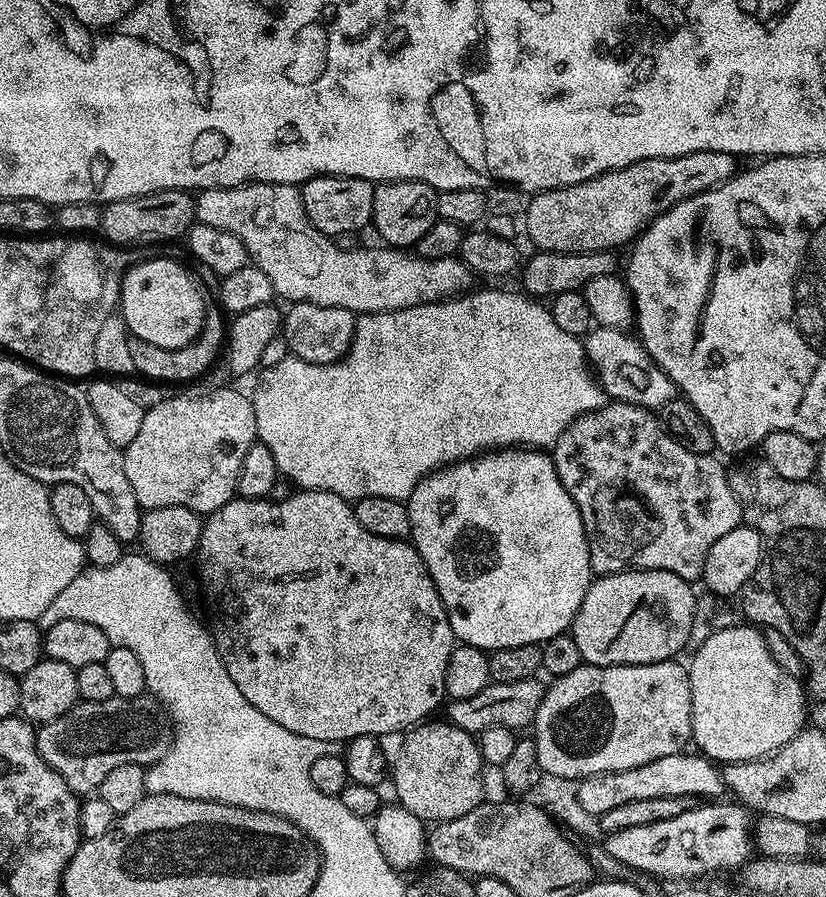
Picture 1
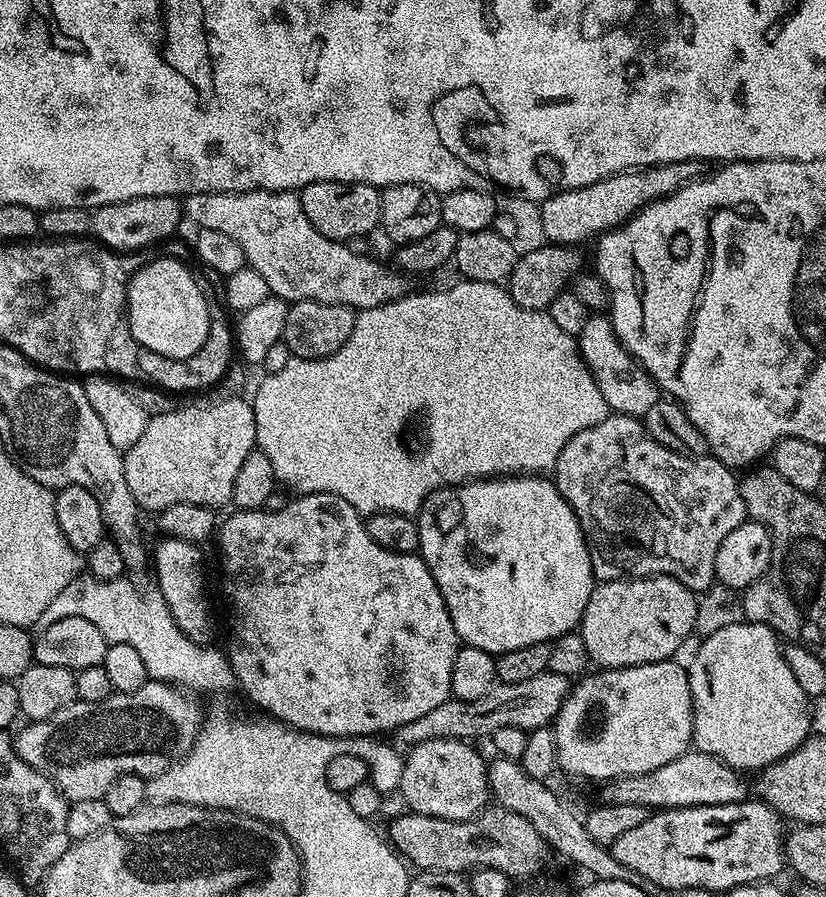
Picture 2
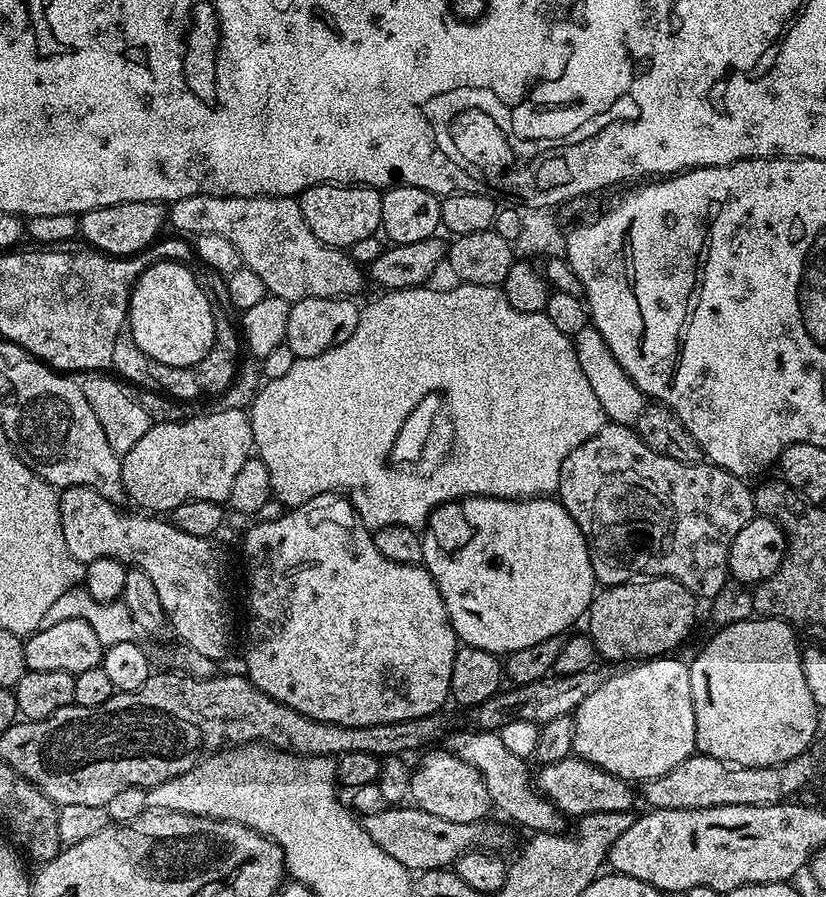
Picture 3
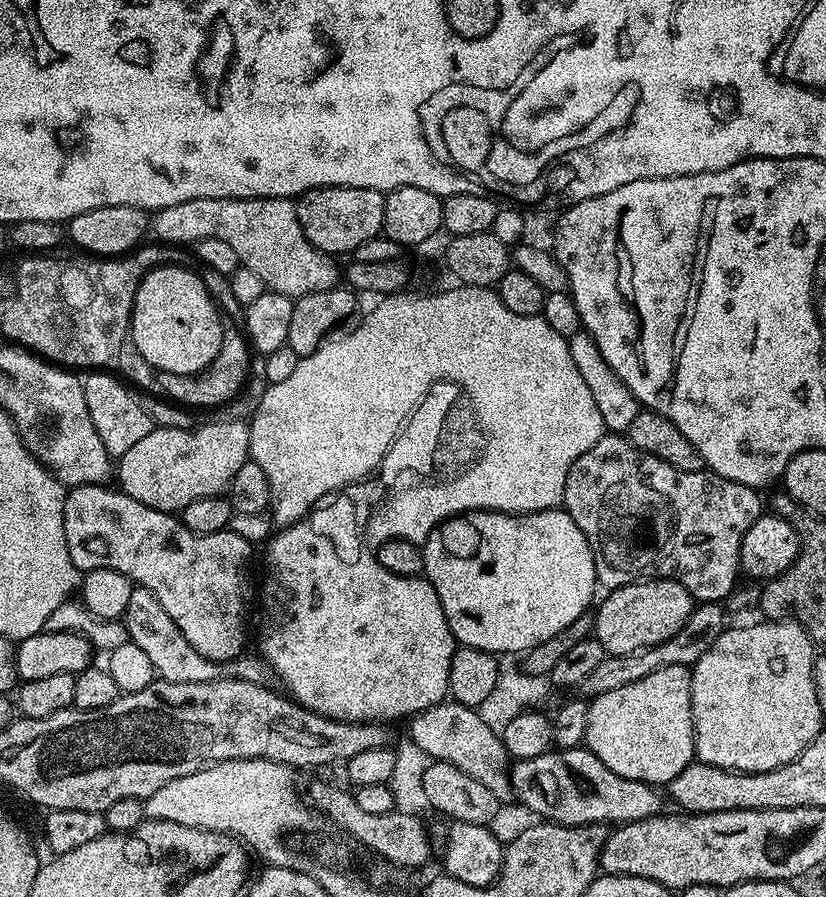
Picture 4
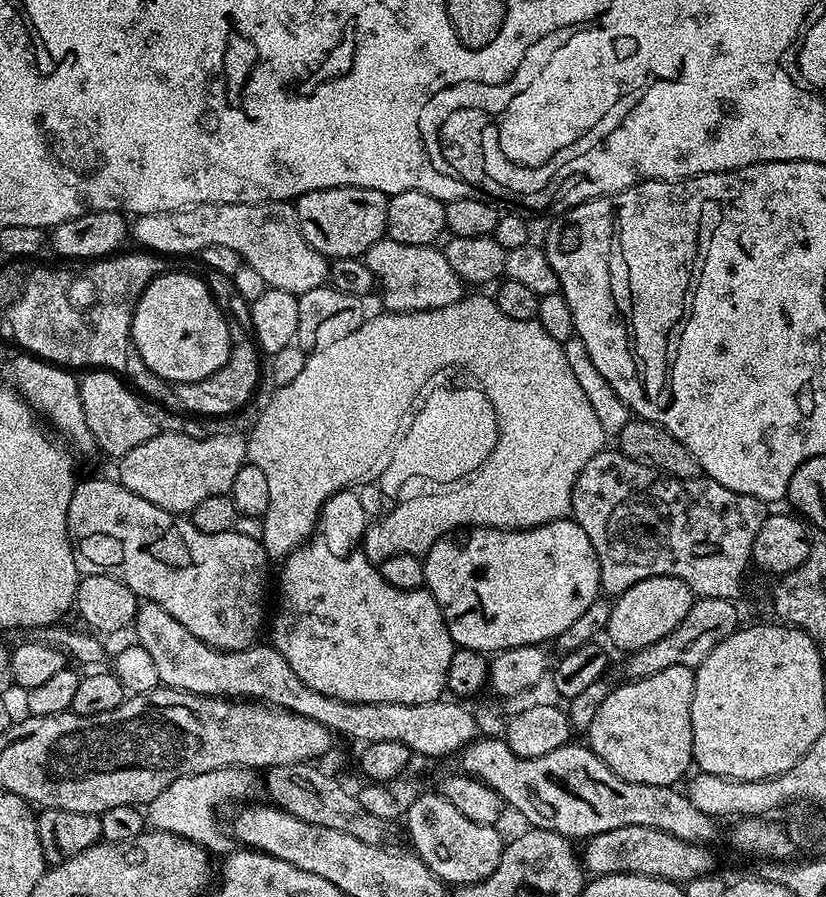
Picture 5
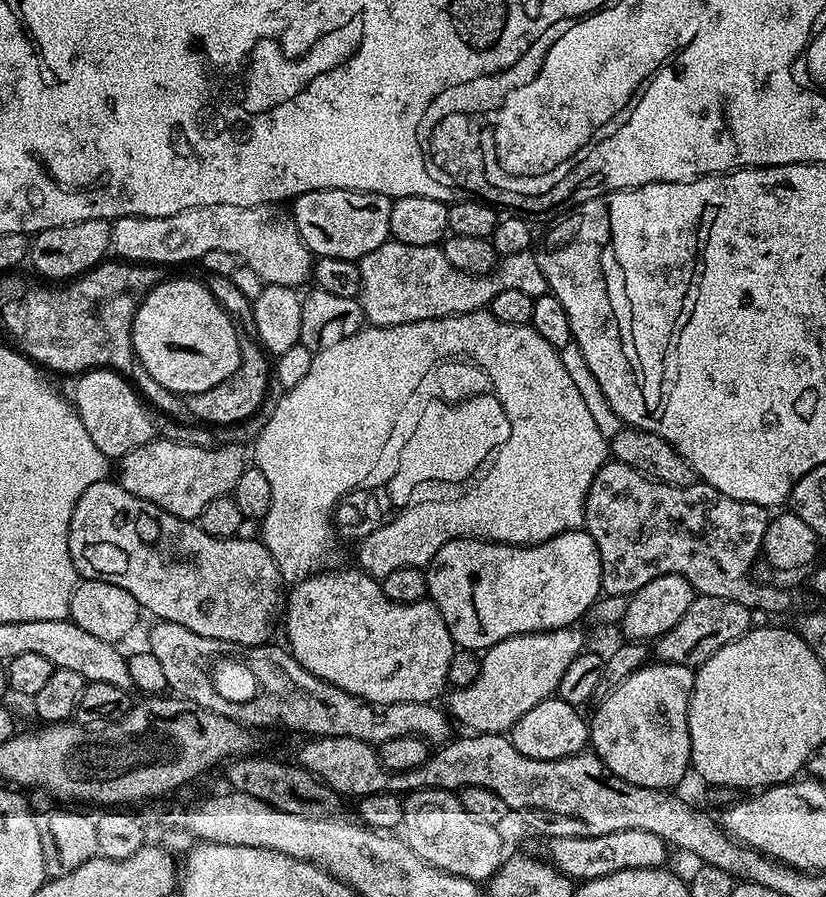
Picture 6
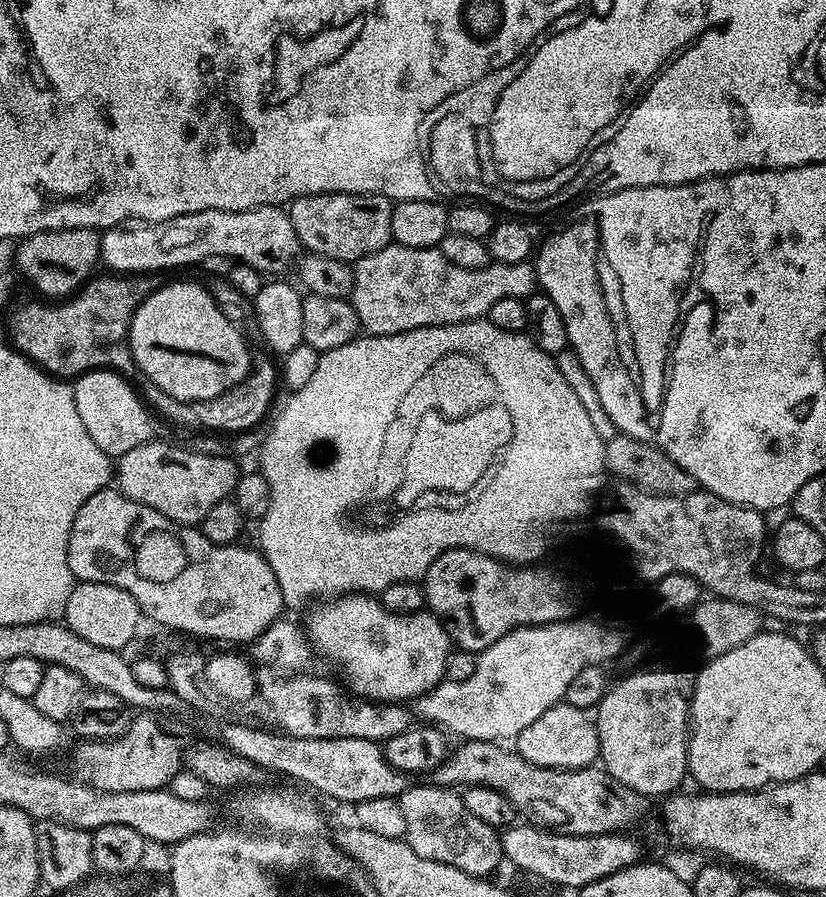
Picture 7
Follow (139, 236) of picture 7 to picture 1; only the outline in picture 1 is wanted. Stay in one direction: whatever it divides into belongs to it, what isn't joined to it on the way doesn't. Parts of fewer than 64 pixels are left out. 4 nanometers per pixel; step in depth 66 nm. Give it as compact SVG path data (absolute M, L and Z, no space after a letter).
M239 184L237 188L205 188L195 193L196 201L196 220L206 226L218 226L218 230L230 230L230 234L238 234L238 238L242 238L242 242L248 251L248 259L258 269L262 270L262 274L266 274L266 278L270 278L270 286L273 293L277 297L285 296L288 302L297 304L317 304L318 306L338 306L345 308L357 314L365 312L393 312L394 310L402 310L410 306L418 306L419 304L429 304L435 300L446 300L453 296L461 295L473 287L474 274L464 264L463 260L456 256L447 256L446 258L438 258L437 260L427 260L421 256L417 256L408 250L401 250L391 246L379 246L380 248L367 248L361 246L356 250L343 251L335 246L333 237L324 236L310 222L310 218L306 218L306 210L302 206L302 198L300 197L300 189L294 184Z

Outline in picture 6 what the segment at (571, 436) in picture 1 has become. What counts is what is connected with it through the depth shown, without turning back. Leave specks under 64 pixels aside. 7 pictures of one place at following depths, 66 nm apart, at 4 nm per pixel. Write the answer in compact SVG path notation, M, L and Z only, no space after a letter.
M615 458L605 462L598 470L598 474L594 474L594 482L590 482L590 490L586 494L586 502L584 503L584 528L594 538L594 542L598 546L600 561L602 562L602 582L600 586L603 595L629 597L642 586L646 586L646 582L650 582L654 578L665 576L666 574L678 574L690 582L693 593L702 596L713 596L714 598L730 598L730 602L738 602L742 606L753 610L761 608L764 612L788 612L792 608L792 596L786 589L763 588L762 585L755 584L748 577L748 571L751 570L756 556L758 560L758 557L761 555L769 519L769 509L758 506L754 502L742 502L738 498L730 498L730 494L722 494L722 490L714 490L714 486L709 484L697 482L685 488L675 488L669 484L662 484L658 480L653 480L652 477L645 476L644 473L626 466Z

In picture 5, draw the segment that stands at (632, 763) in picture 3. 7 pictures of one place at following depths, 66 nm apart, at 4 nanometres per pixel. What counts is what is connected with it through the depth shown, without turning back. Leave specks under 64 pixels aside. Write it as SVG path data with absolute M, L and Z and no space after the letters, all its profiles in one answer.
M670 666L670 670L662 670L662 674L628 680L621 688L620 685L613 687L586 730L587 747L599 760L606 762L618 778L626 778L626 782L679 785L679 780L683 781L689 775L688 767L691 769L694 764L690 710L695 681L693 669Z

